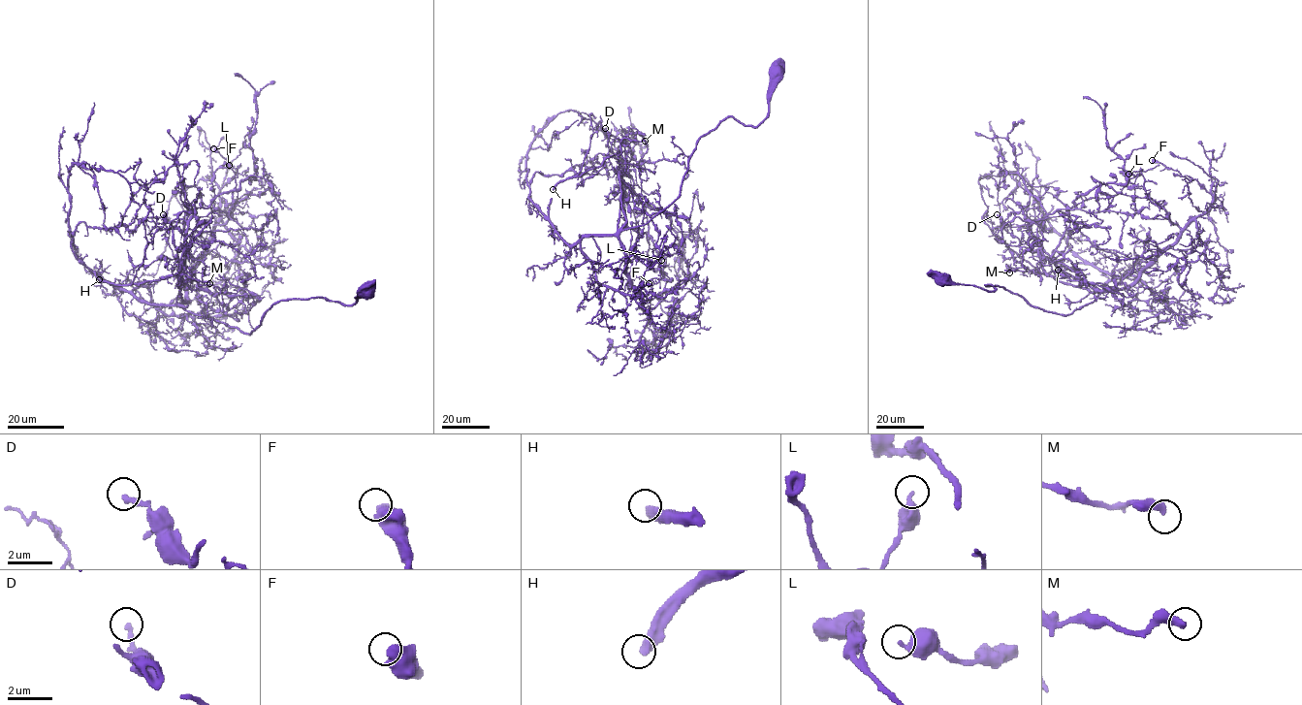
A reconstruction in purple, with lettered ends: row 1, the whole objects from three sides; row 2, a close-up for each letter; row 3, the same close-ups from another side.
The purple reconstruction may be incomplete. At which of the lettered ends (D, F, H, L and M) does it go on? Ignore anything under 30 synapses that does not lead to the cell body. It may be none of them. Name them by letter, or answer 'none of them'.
M

